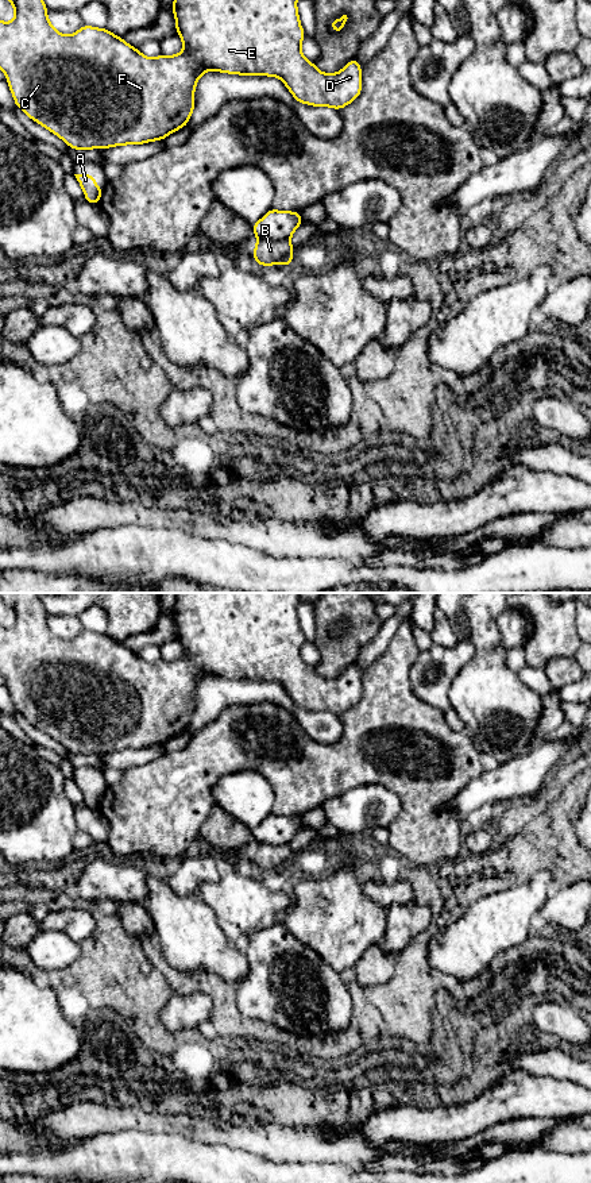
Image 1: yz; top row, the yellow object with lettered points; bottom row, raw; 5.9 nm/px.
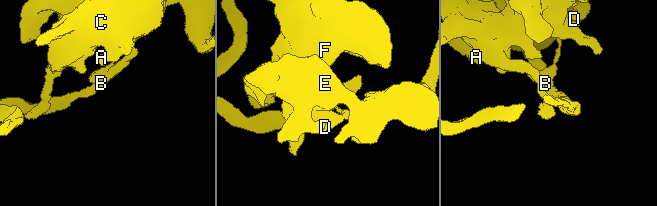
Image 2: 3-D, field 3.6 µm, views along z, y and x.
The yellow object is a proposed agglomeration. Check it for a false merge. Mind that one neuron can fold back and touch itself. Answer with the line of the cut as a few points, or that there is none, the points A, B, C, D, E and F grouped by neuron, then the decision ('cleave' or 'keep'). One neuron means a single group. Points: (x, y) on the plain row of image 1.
no cut; A B C D E F; keep

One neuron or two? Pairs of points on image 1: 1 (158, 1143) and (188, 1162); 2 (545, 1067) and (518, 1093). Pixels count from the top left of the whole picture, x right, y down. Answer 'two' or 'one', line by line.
1: one
2: two

